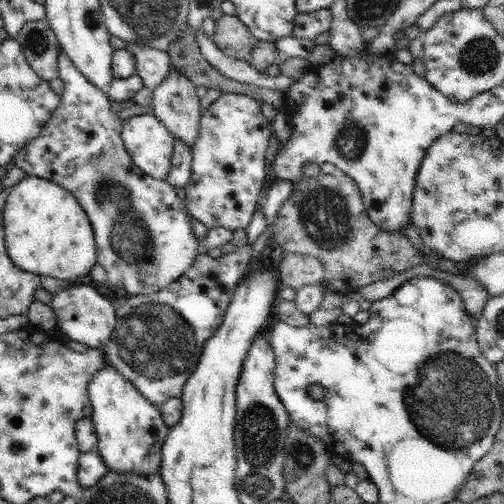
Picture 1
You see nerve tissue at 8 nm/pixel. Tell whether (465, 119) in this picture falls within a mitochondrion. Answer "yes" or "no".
no

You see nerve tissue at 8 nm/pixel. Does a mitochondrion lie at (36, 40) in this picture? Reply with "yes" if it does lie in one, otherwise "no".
yes

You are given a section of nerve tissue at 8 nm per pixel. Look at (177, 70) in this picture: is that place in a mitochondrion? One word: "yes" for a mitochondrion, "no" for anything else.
no

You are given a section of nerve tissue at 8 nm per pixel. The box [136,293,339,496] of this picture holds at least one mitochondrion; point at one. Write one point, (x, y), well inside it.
(303, 454)

